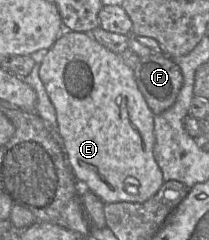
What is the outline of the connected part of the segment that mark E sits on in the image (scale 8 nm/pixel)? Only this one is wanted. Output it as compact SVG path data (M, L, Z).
M65 30L43 55L39 77L53 103L63 151L79 187L96 194L104 204L144 202L163 185L162 171L154 154L154 113L139 90L134 69L96 41L90 33Z

